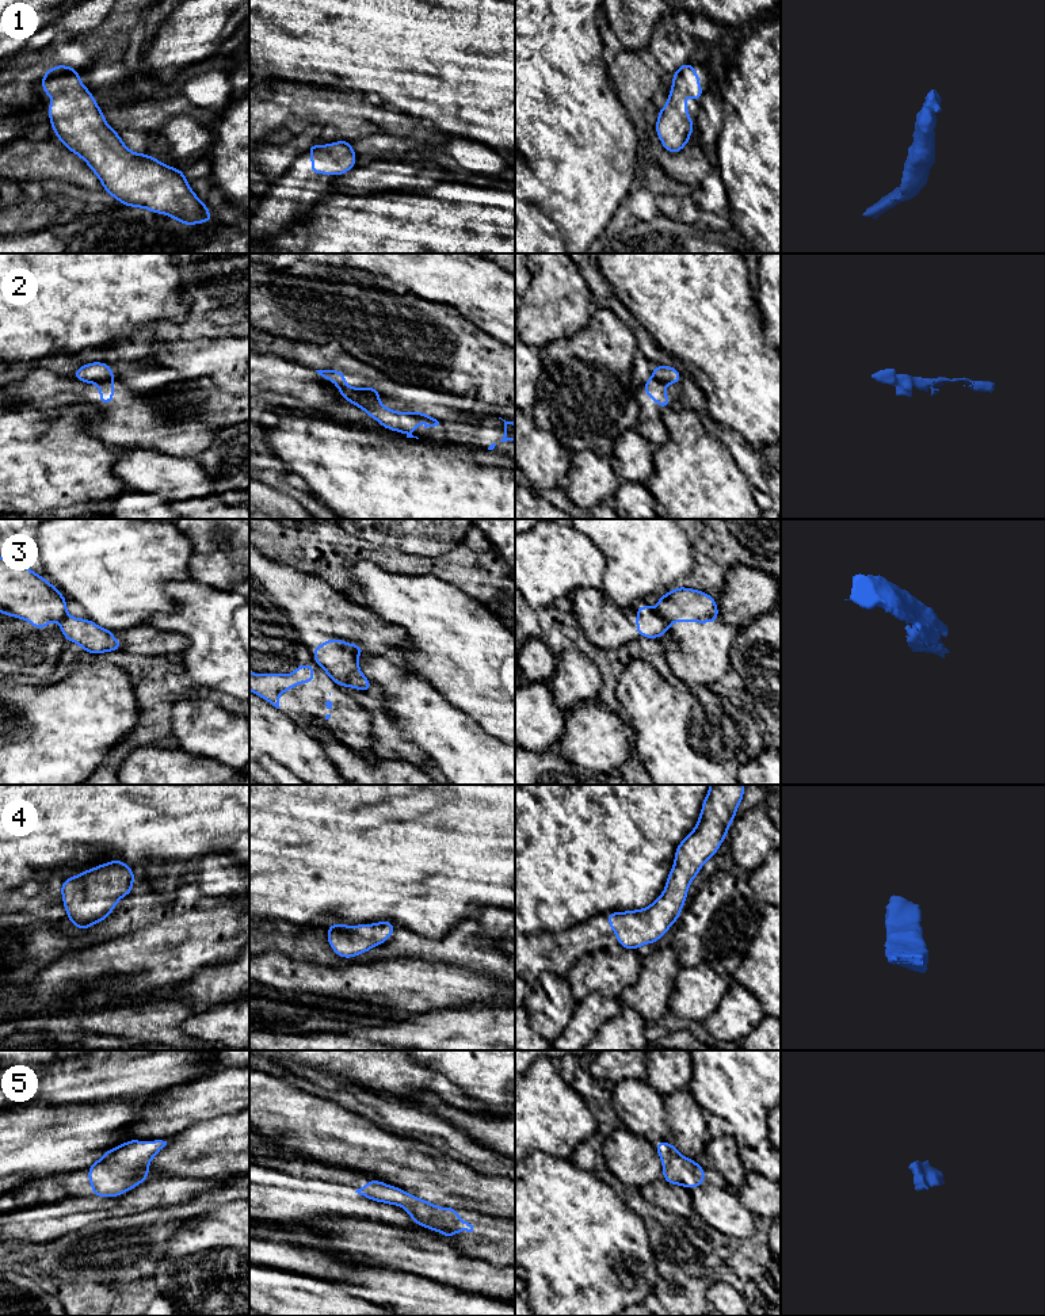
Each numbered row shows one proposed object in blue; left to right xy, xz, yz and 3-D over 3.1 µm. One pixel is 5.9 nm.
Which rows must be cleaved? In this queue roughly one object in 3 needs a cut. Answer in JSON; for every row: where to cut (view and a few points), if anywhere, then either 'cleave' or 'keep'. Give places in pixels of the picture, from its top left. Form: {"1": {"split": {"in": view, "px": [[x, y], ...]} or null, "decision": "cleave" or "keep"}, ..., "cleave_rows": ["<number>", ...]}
{"1": {"split": null, "decision": "keep"}, "2": {"split": {"in": "xy", "px": [[113, 378], [106, 378], [96, 384]]}, "decision": "cleave"}, "3": {"split": {"in": "yz", "px": [[653, 610], [666, 621], [668, 628]]}, "decision": "cleave"}, "4": {"split": null, "decision": "keep"}, "5": {"split": null, "decision": "keep"}, "cleave_rows": ["2", "3"]}

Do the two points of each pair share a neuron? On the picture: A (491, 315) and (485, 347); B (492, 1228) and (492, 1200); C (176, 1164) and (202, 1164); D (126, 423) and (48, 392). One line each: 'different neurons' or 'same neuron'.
A: different neurons
B: different neurons
C: same neuron
D: same neuron

